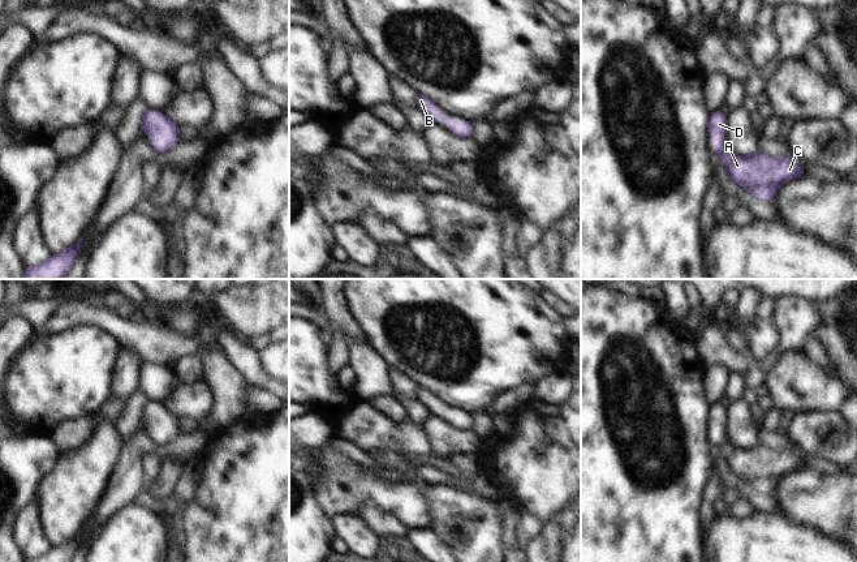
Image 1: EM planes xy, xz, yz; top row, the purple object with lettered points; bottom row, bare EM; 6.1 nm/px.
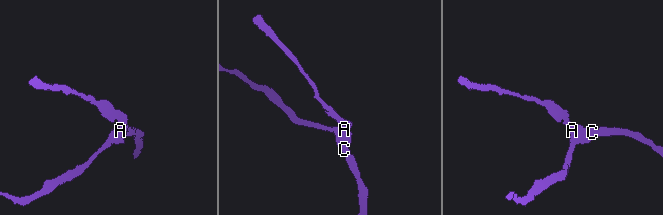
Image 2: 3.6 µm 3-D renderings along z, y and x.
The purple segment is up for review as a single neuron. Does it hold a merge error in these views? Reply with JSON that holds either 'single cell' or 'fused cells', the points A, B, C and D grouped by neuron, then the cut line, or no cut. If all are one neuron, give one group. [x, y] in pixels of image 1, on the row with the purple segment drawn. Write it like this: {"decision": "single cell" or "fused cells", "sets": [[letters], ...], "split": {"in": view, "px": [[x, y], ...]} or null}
{"decision": "single cell", "sets": [["A", "B", "C", "D"]], "split": null}

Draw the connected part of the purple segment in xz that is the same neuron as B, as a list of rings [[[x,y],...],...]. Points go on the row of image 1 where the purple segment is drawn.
[[[418,94],[415,107],[421,111],[427,112],[434,119],[443,121],[456,136],[466,137],[473,134],[474,123],[462,120],[455,121],[452,119],[443,116],[439,112],[438,106],[425,95]]]

